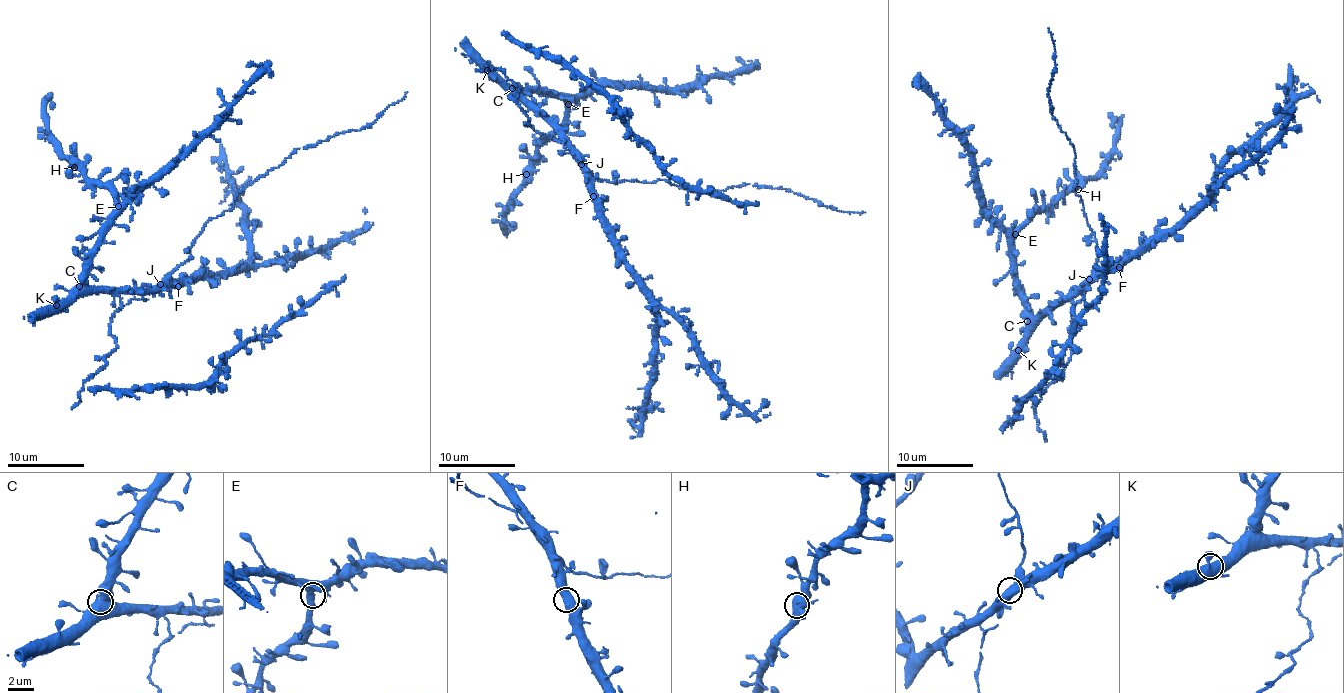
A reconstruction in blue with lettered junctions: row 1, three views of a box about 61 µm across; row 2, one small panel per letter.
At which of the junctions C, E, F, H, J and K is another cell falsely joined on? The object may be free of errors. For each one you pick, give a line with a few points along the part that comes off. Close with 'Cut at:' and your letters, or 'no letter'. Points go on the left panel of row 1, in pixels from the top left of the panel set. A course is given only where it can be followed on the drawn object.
Cut at: no letter

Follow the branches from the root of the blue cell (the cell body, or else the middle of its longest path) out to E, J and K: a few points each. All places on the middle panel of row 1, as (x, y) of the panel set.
E: (527, 125), (554, 141), (564, 141), (562, 134), (519, 94), (537, 91), (568, 104)
J: (527, 125), (554, 141), (564, 141), (580, 163)
K: (527, 125), (554, 141), (564, 141), (562, 136), (487, 70)

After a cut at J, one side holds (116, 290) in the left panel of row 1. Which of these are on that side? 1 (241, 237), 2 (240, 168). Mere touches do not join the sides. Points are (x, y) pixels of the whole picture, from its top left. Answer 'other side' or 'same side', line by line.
1: same side
2: same side

